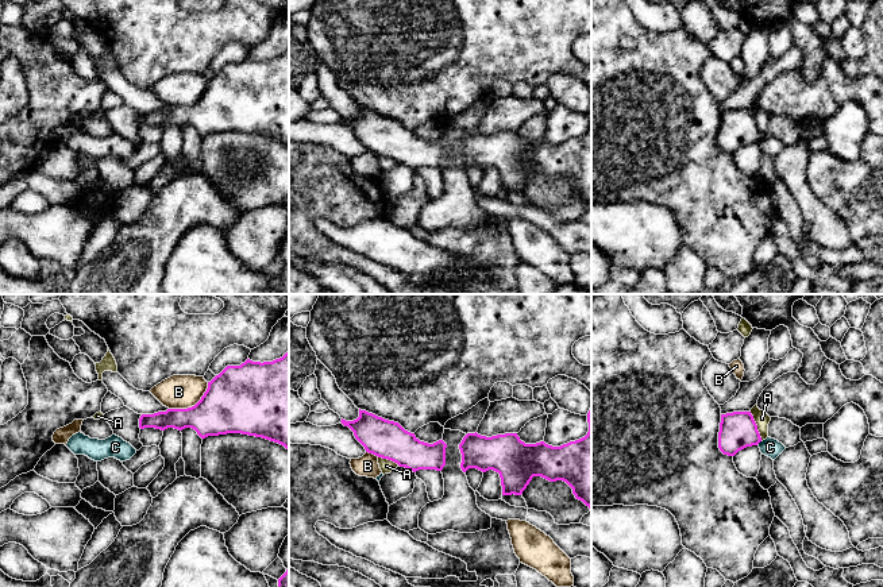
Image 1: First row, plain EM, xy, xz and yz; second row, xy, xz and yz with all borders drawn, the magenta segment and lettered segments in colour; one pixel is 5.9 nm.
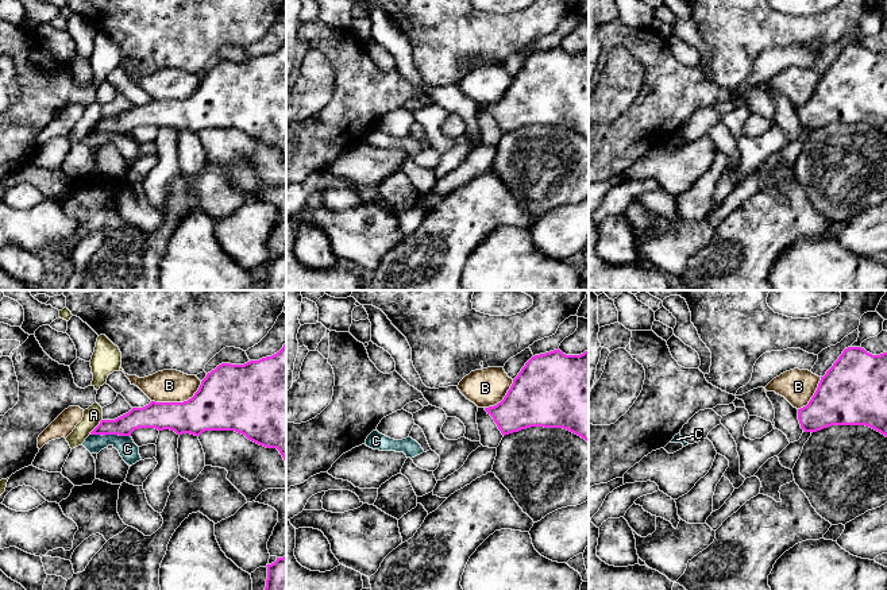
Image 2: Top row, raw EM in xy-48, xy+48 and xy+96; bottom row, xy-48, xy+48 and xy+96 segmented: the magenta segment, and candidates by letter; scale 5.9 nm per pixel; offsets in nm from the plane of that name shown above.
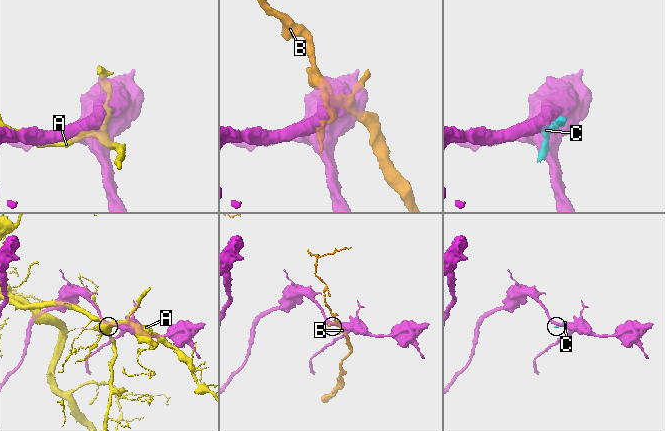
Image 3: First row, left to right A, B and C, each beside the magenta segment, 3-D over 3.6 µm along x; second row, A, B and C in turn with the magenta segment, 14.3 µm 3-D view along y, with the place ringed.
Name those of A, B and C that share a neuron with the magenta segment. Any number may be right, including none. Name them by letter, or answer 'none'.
none

